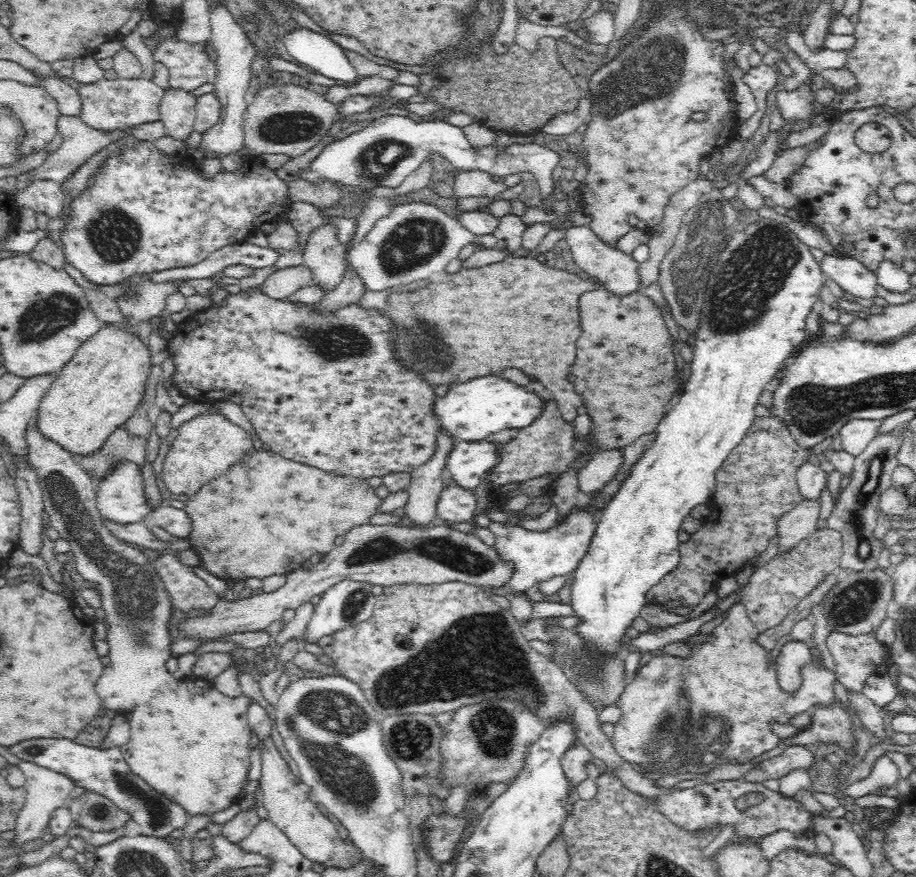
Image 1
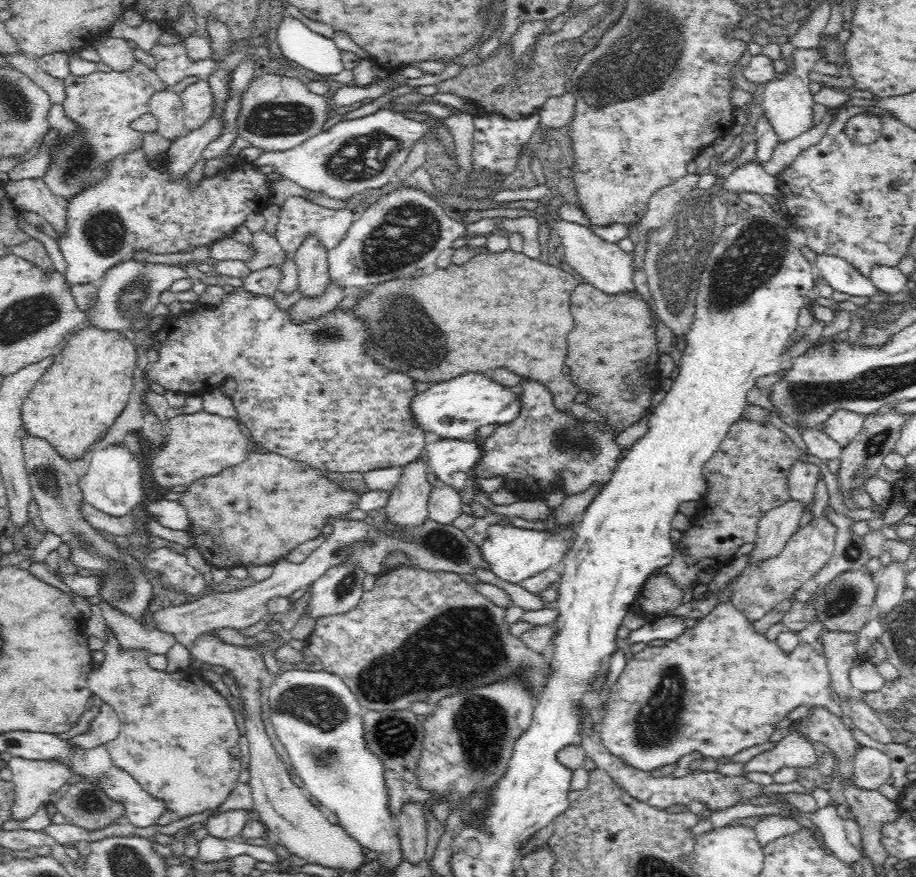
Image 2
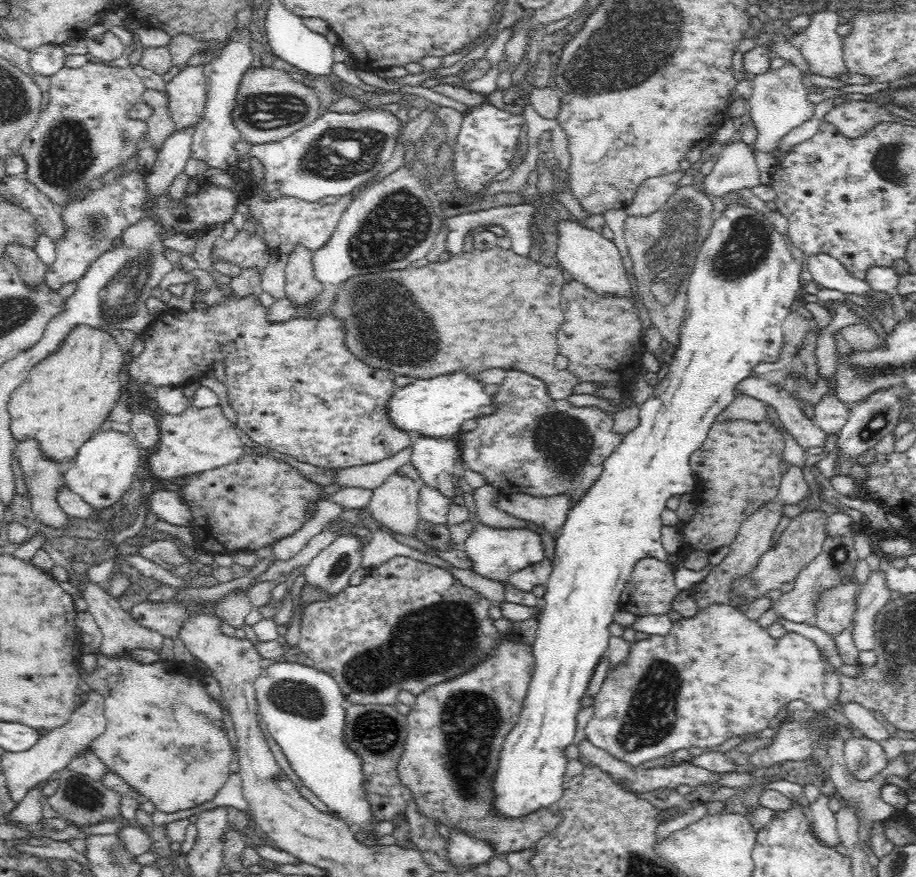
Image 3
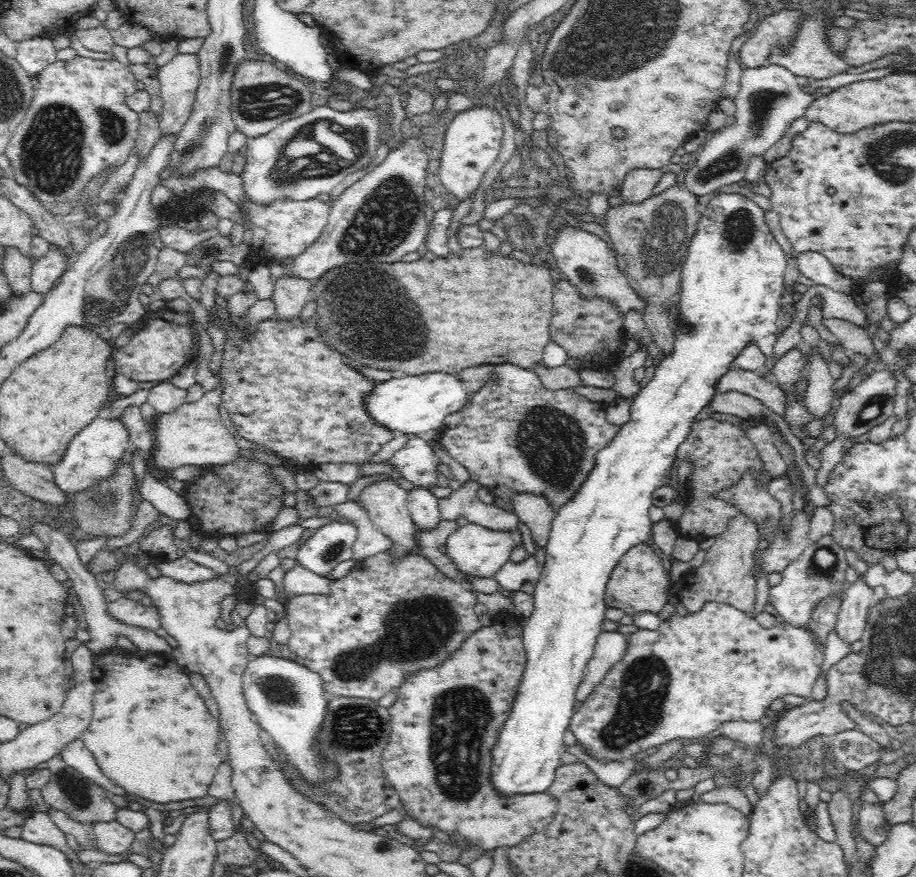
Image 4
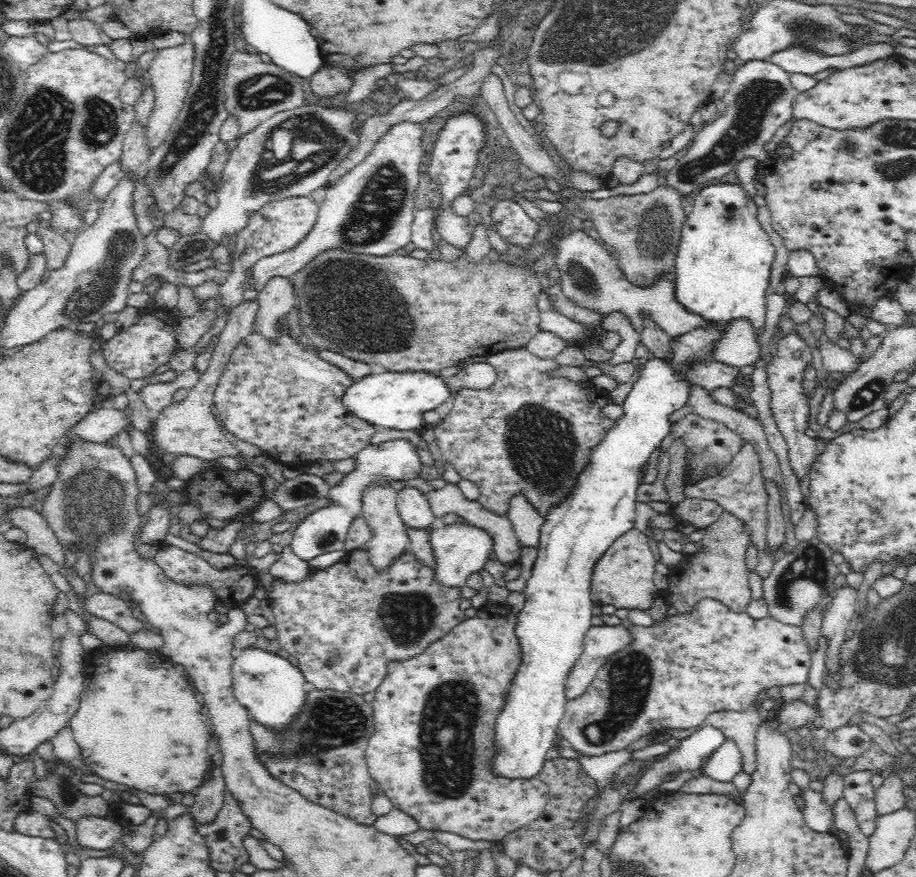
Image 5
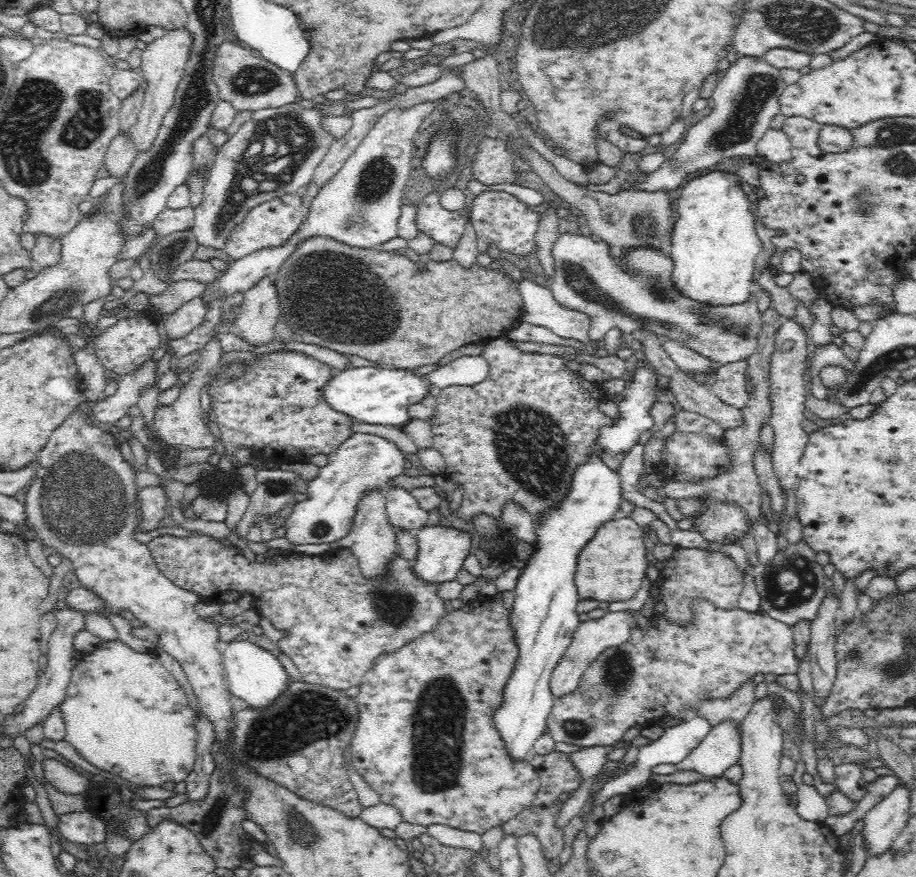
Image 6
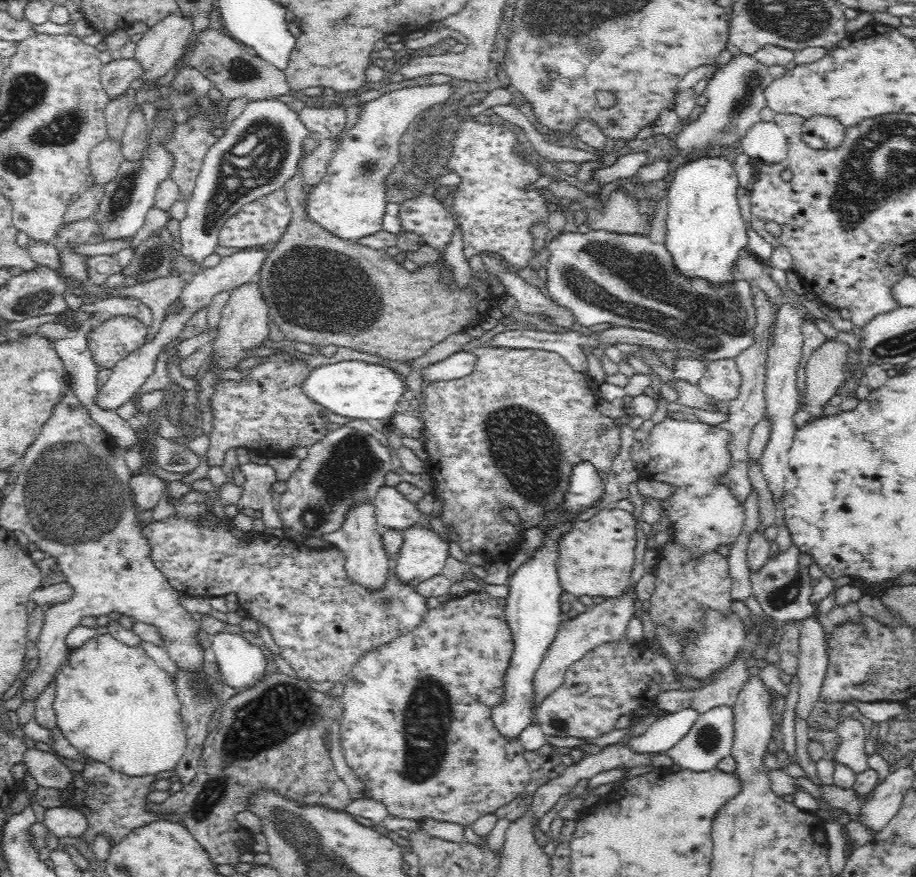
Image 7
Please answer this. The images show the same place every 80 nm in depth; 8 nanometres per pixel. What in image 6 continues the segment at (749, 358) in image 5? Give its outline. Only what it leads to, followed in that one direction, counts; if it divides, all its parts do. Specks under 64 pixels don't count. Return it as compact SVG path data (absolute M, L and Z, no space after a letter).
M559 233L552 246L554 258L554 274L547 280L546 286L550 289L556 302L566 308L577 310L588 318L588 334L590 336L602 336L606 330L598 330L602 326L623 330L632 334L636 331L647 330L662 338L672 339L684 344L694 352L705 356L710 361L724 364L734 361L743 361L756 347L757 334L763 328L763 317L758 311L757 298L753 293L745 301L739 303L706 303L700 299L694 299L686 293L682 293L676 283L672 282L673 260L662 249L652 247L652 262L646 260L642 268L642 276L626 275L625 269L614 263L614 256L608 241L601 238L593 240L592 237L580 235L580 233Z

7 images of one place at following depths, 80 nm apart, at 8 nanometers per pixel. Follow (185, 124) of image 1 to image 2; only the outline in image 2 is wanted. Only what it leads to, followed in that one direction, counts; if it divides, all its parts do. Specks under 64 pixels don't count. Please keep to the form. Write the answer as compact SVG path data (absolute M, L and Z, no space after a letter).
M168 90L155 91L150 98L145 99L145 106L156 117L155 132L162 138L174 140L187 131L182 124L183 112L176 93Z

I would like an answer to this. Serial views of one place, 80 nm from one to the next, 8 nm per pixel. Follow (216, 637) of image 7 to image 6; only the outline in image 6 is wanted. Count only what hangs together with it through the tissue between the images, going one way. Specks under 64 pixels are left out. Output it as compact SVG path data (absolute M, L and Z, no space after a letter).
M230 640L218 642L222 655L221 666L227 681L228 692L245 700L250 707L266 709L282 693L286 693L287 684L291 681L284 666L266 649L246 640Z

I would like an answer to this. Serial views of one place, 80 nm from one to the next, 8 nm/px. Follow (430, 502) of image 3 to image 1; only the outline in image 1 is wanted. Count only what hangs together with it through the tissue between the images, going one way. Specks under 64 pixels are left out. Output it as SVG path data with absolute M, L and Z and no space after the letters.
M458 485L444 487L436 500L436 520L441 524L452 525L458 522L470 522L479 513L476 497Z

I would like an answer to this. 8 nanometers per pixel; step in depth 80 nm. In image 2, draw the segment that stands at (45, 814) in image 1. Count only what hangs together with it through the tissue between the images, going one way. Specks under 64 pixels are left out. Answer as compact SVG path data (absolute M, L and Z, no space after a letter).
M12 755L6 760L6 766L10 768L12 783L14 784L14 804L12 804L11 818L22 820L32 814L40 807L51 804L53 799L59 794L58 790L68 784L72 778L72 769L58 757L42 757L39 759L22 758Z

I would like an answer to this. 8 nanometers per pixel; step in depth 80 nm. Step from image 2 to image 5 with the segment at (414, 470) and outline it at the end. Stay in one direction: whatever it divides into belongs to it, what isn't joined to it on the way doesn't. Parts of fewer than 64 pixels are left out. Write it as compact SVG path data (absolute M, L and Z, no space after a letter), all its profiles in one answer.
M388 484L368 486L362 496L362 518L366 520L372 536L362 544L361 550L365 552L370 566L376 573L386 571L400 553L406 552L408 546L408 535L406 535L408 526L402 525L402 521L398 519L398 513L394 507L395 492L396 490Z

